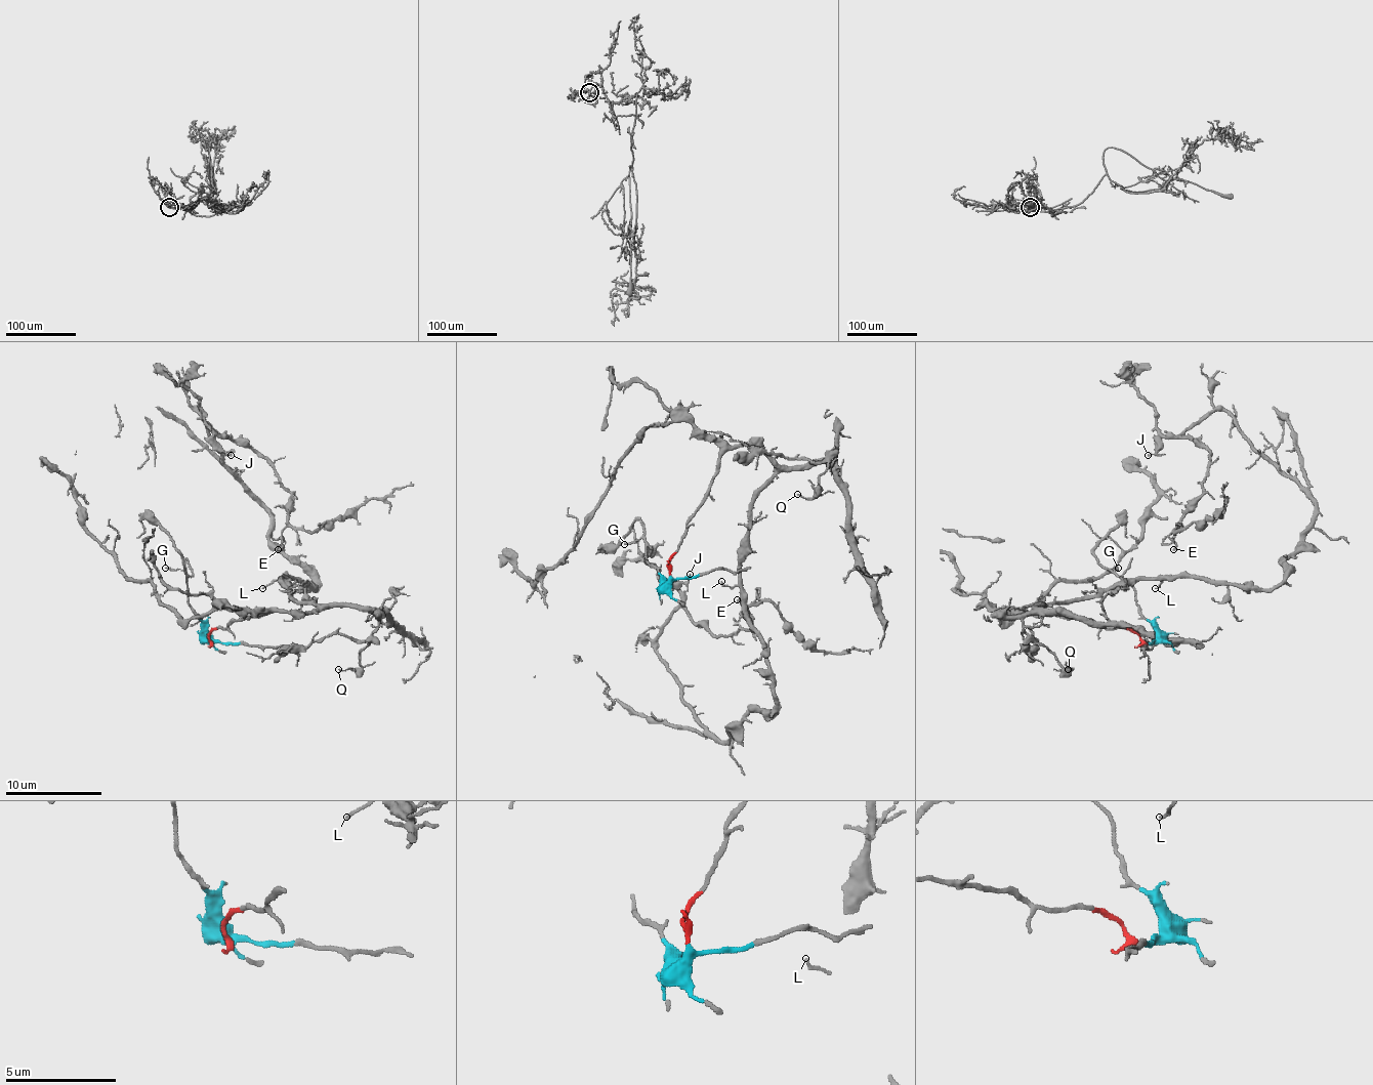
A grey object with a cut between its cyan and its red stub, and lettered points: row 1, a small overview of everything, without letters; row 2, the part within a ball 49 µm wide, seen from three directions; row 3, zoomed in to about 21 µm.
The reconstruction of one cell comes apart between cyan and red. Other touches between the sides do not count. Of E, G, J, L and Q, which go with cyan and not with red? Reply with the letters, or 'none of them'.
G

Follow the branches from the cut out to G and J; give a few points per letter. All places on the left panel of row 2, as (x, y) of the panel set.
G: (209, 644), (207, 627), (193, 613), (188, 600), (188, 577), (180, 570), (166, 567)
J: (209, 644), (234, 620), (318, 606), (292, 596), (284, 577), (316, 586), (269, 540), (198, 410), (232, 456)

